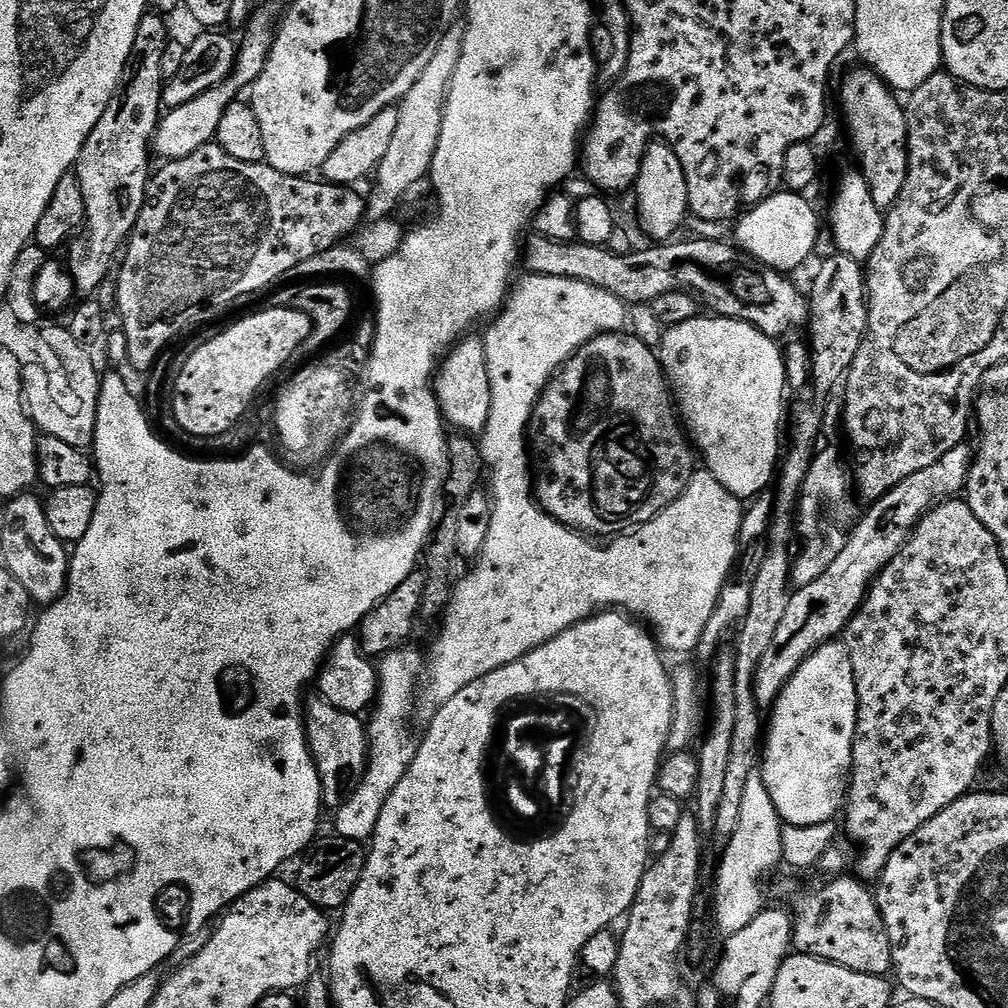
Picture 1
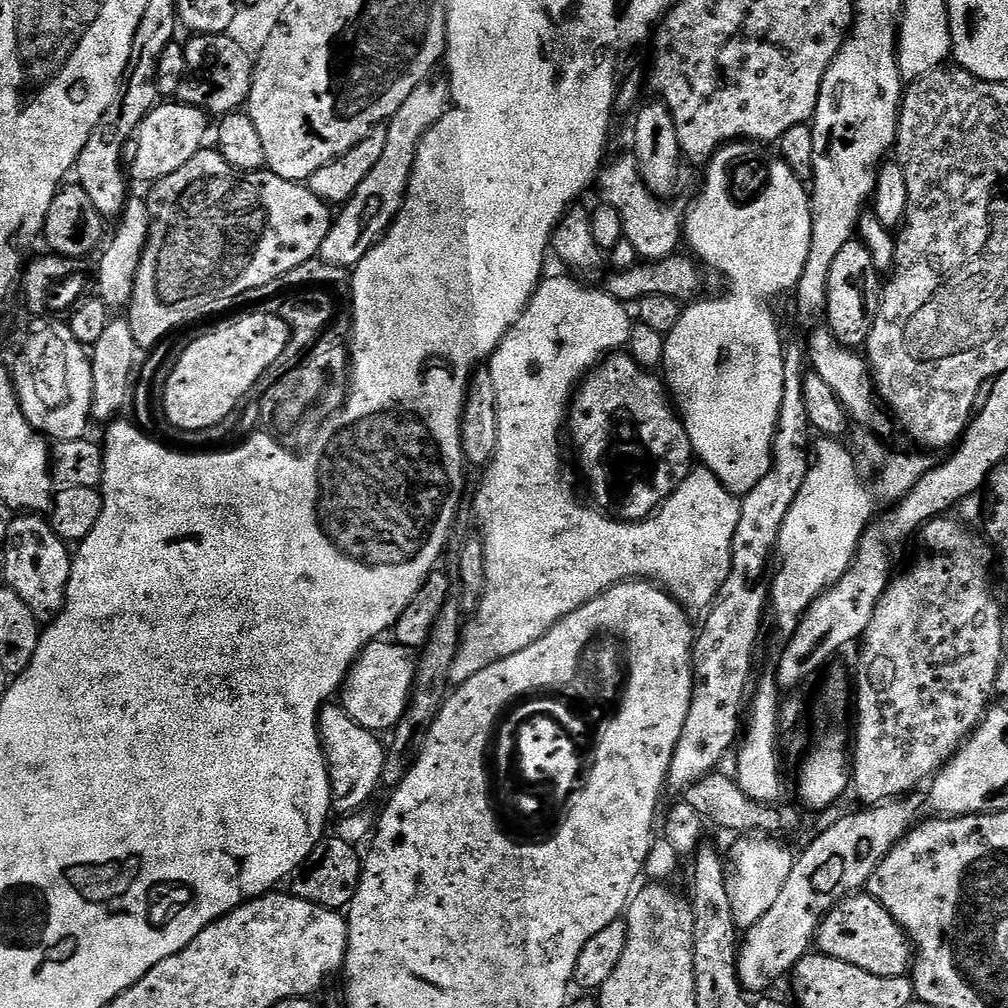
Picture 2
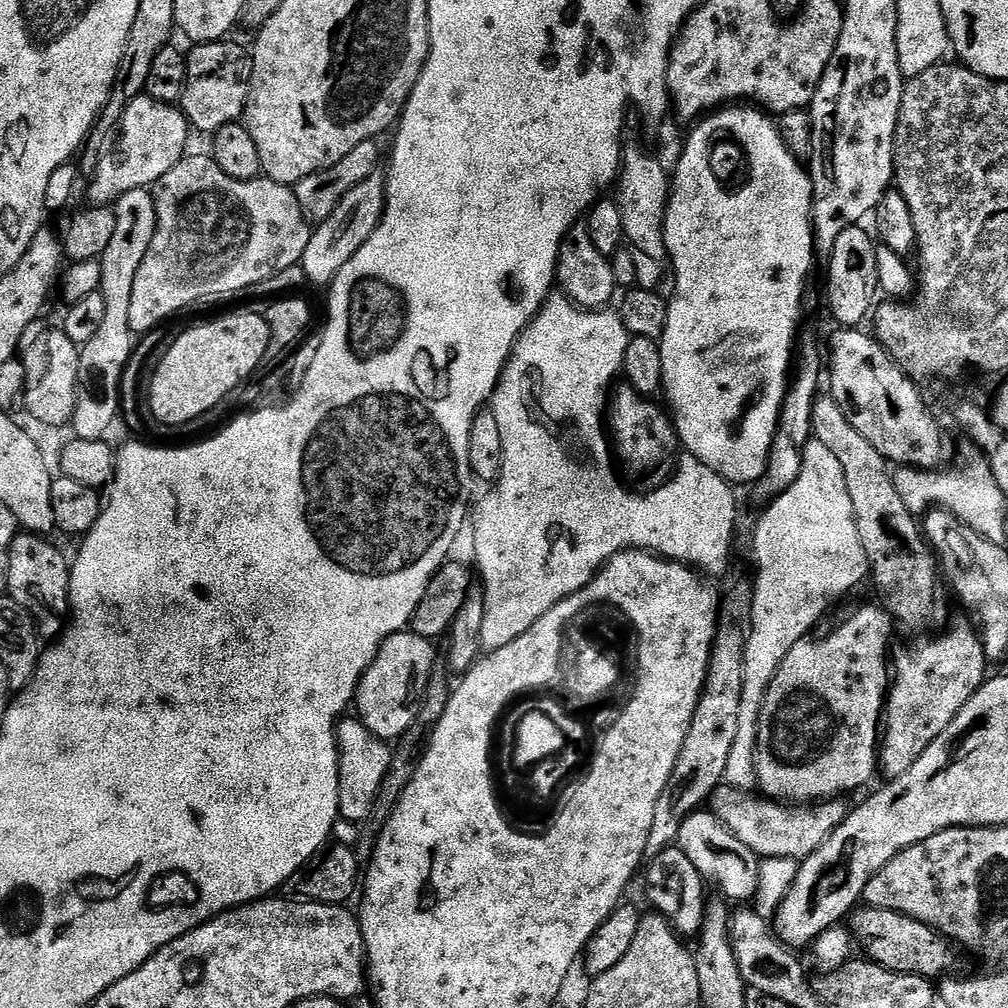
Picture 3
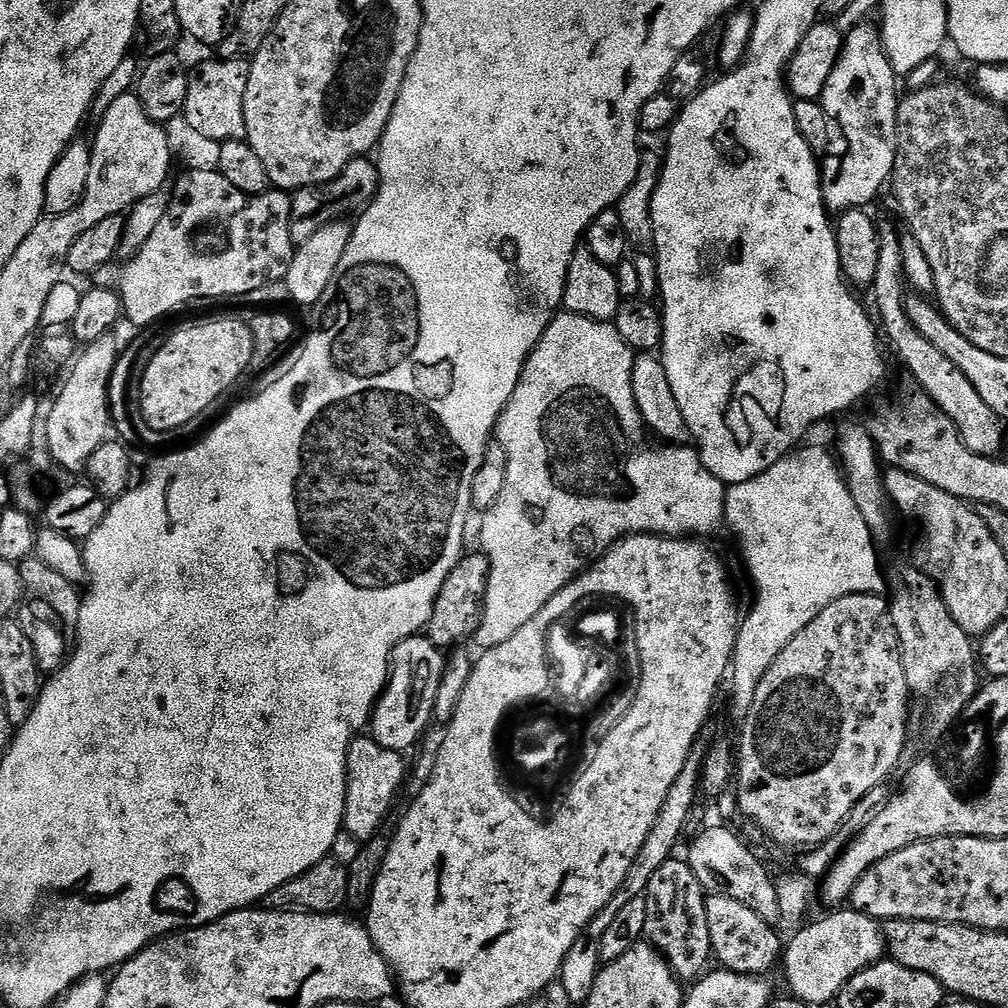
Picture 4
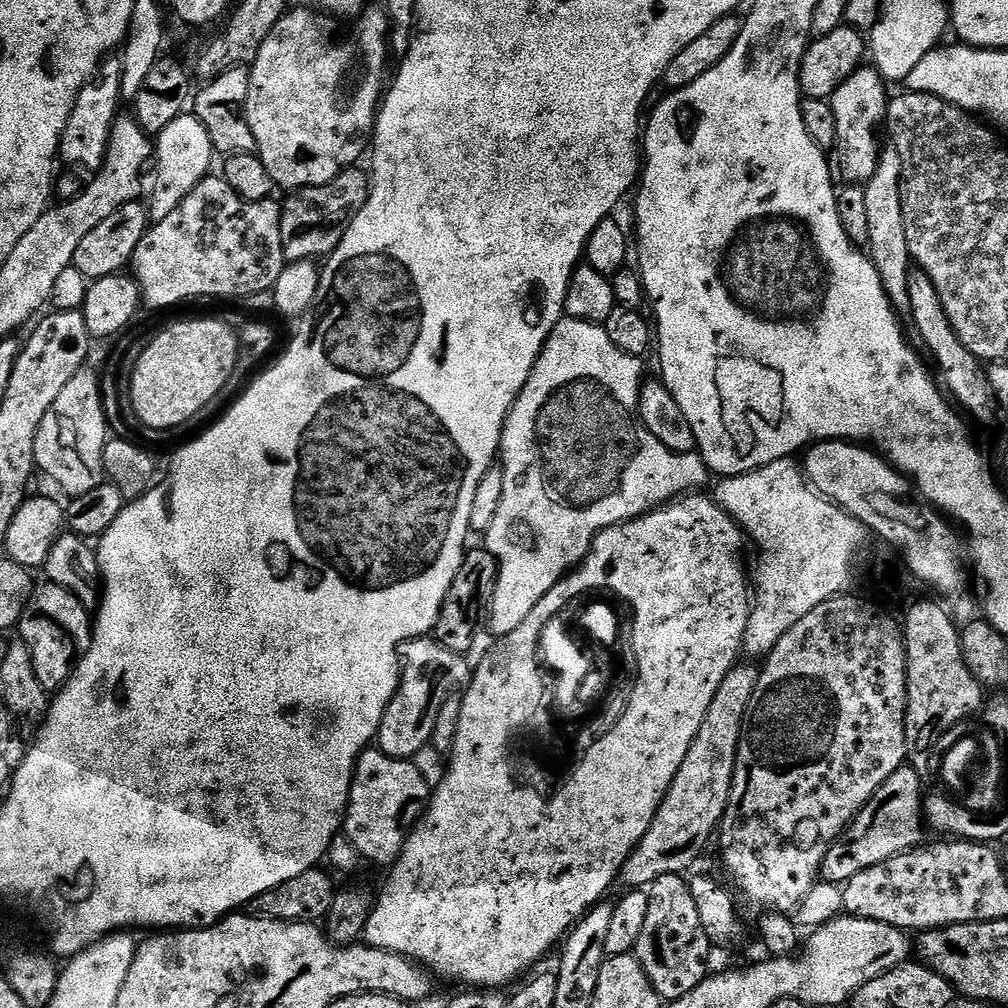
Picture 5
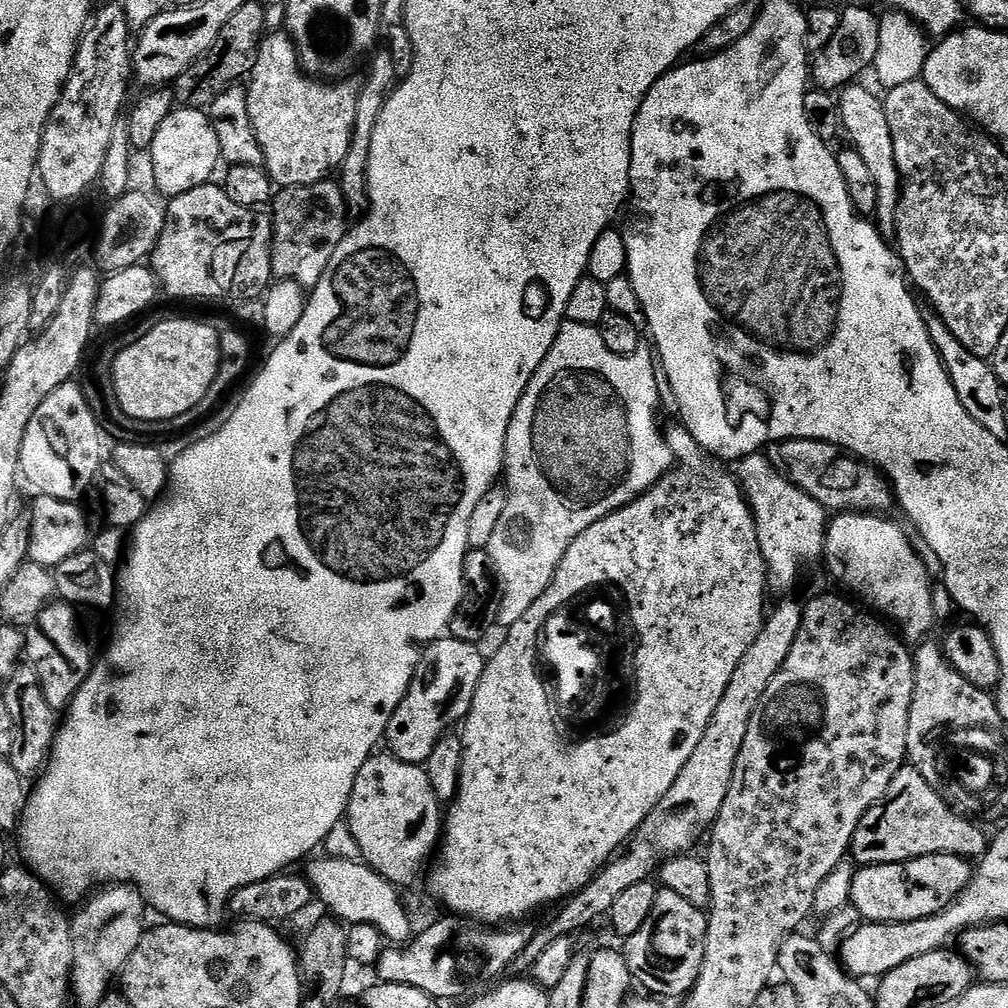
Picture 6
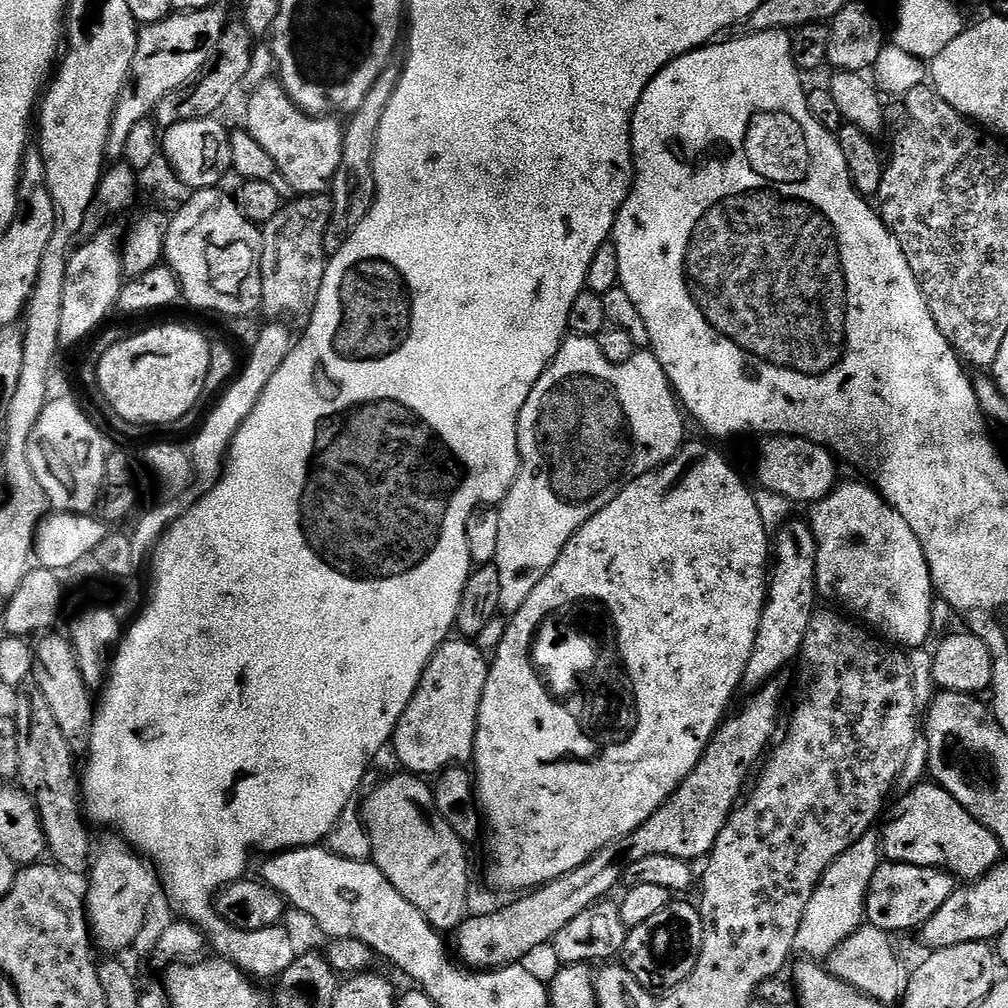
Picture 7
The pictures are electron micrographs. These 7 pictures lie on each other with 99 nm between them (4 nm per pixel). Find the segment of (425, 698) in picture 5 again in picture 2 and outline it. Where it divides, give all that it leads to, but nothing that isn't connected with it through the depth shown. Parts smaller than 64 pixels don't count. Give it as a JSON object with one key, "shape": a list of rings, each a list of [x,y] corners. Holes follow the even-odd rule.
{"shape":[[[377,638],[361,649],[338,693],[338,703],[346,710],[346,714],[350,714],[350,718],[354,718],[358,726],[366,726],[366,730],[377,734],[387,733],[400,721],[408,704],[412,678],[416,673],[409,649],[401,648],[395,642],[387,644],[386,641],[387,639]]]}

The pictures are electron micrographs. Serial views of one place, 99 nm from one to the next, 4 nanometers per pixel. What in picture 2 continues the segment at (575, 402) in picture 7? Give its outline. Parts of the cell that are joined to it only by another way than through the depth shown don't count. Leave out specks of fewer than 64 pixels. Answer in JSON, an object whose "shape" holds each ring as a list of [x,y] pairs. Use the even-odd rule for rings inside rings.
{"shape":[[[548,274],[541,279],[536,286],[536,292],[533,293],[524,308],[524,312],[512,323],[512,328],[502,338],[496,349],[492,351],[486,364],[488,377],[494,382],[494,398],[498,410],[498,450],[496,458],[487,469],[487,472],[489,471],[488,477],[480,484],[480,488],[484,492],[478,493],[476,496],[476,508],[480,511],[480,524],[484,527],[482,541],[485,550],[486,580],[484,592],[479,596],[479,604],[471,613],[467,623],[463,625],[460,634],[460,649],[454,658],[451,678],[451,683],[456,686],[467,682],[471,676],[478,674],[478,670],[486,670],[486,666],[490,666],[510,654],[518,654],[518,650],[526,650],[526,646],[538,642],[538,638],[542,638],[542,634],[549,632],[566,614],[570,614],[586,602],[593,600],[598,594],[605,592],[607,588],[613,588],[614,585],[620,584],[624,580],[643,578],[649,582],[655,582],[669,592],[689,613],[700,612],[699,614],[704,614],[707,613],[708,607],[714,602],[722,582],[726,582],[726,574],[730,574],[732,543],[734,542],[734,529],[738,527],[740,500],[733,496],[731,492],[727,492],[720,479],[709,468],[693,467],[688,477],[674,489],[672,495],[652,515],[645,516],[644,519],[635,522],[613,518],[601,511],[599,507],[593,506],[591,503],[589,503],[590,505],[583,504],[580,501],[580,496],[576,493],[575,486],[572,485],[572,472],[564,465],[564,444],[560,441],[560,432],[562,436],[568,419],[568,406],[573,392],[576,391],[577,384],[605,356],[623,349],[629,343],[634,320],[630,312],[630,317],[628,317],[628,312],[624,309],[627,307],[621,301],[615,300],[607,290],[595,292],[594,289],[587,288],[586,285],[579,284],[576,280],[571,280],[571,278],[576,279],[571,275],[568,276],[551,276],[551,274]]]}

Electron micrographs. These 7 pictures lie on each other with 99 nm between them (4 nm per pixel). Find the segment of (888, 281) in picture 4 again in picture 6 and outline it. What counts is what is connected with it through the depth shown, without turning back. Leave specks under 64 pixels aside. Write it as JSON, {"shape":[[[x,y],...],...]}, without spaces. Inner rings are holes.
{"shape":[[[853,82],[843,89],[838,96],[838,107],[840,109],[840,123],[843,131],[848,131],[851,147],[855,148],[858,154],[862,154],[862,162],[870,170],[874,177],[874,186],[878,186],[878,202],[874,213],[875,223],[878,225],[881,236],[892,238],[896,235],[896,215],[898,214],[898,202],[900,201],[900,171],[894,158],[894,138],[890,138],[890,122],[886,122],[886,110],[884,101],[878,95],[875,96],[868,88],[863,88],[863,83]]]}

